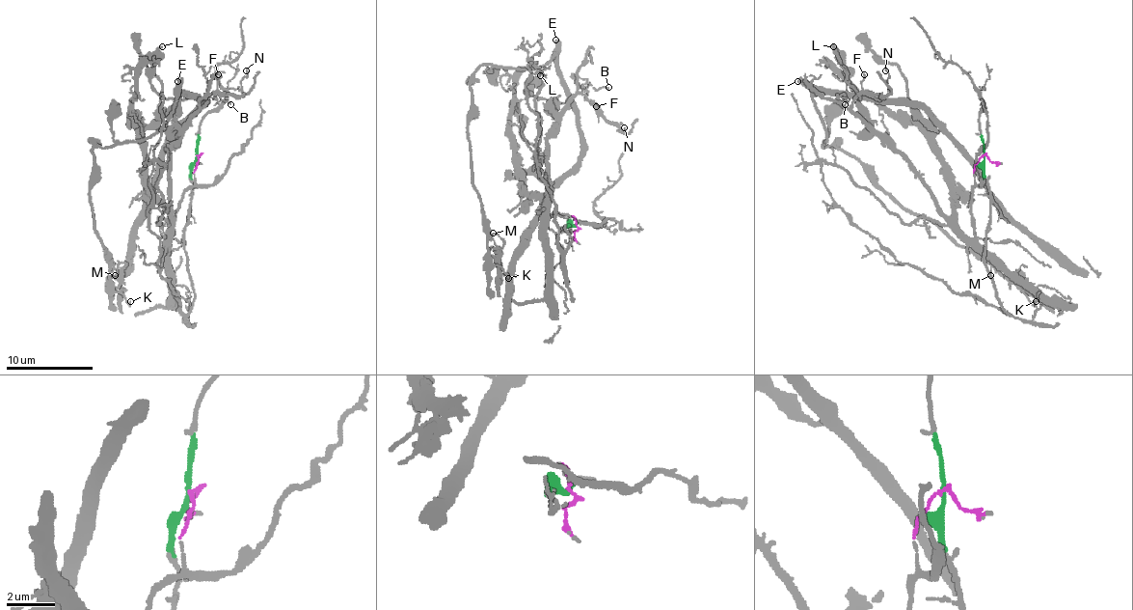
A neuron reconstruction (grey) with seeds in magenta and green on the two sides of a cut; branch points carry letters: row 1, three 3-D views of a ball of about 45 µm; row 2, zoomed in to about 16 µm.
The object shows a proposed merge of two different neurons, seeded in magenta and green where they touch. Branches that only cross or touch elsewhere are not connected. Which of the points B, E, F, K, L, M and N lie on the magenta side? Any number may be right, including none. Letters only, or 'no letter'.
B, E, F, K, L, M, N

